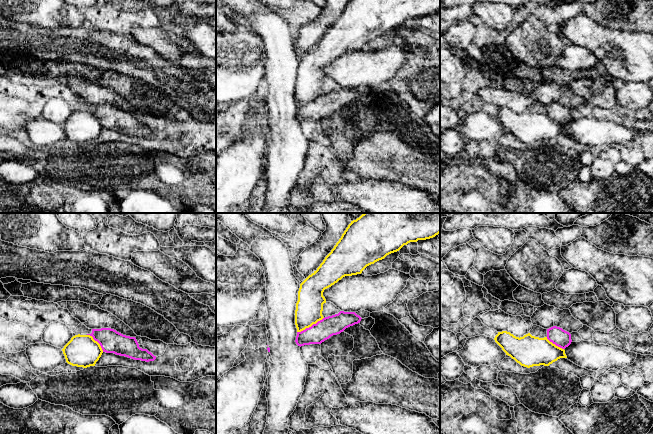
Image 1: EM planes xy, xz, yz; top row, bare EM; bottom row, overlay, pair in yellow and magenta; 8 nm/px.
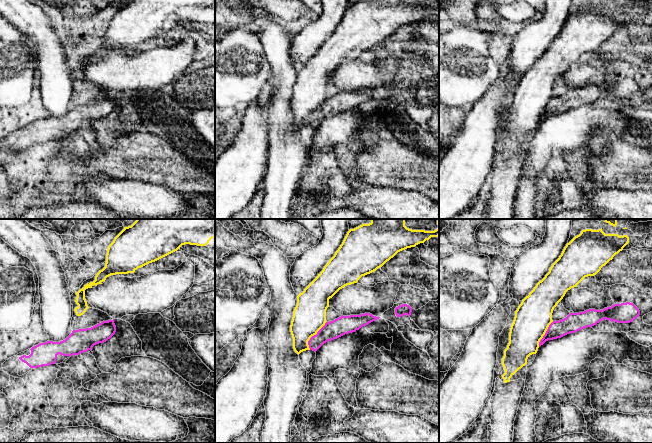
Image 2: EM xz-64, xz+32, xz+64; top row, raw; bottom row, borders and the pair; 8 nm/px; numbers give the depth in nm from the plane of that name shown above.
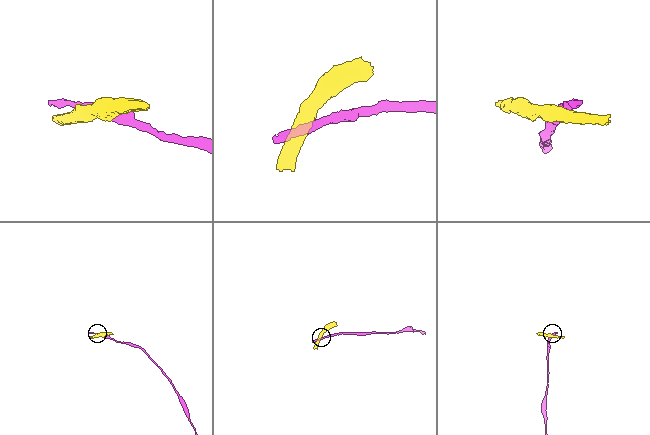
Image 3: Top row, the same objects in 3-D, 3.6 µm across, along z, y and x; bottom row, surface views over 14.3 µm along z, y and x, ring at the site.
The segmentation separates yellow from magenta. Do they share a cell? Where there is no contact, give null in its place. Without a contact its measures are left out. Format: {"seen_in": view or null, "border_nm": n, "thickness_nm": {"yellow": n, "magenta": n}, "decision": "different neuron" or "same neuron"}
{"seen_in": "xz", "border_nm": 240, "thickness_nm": {"yellow": 220, "magenta": 160}, "decision": "different neuron"}

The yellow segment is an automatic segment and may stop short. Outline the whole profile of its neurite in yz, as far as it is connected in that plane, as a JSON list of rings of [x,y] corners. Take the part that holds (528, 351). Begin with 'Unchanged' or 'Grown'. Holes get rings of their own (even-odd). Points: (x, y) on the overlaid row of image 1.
Unchanged. [[[502,331],[494,338],[506,355],[521,366],[549,366],[560,358],[567,358],[565,350],[550,342],[547,337],[539,338],[530,333],[516,337],[510,332]]]

